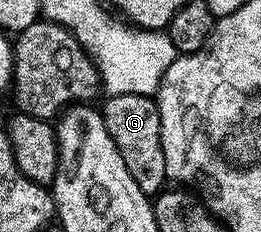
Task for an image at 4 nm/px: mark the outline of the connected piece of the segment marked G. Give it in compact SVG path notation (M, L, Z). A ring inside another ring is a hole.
M113 94L106 101L101 106L105 128L109 136L113 136L113 144L117 144L117 152L121 152L121 160L125 160L129 176L133 176L141 192L148 196L158 195L168 185L169 179L165 172L165 152L161 152L161 116L154 97L145 94Z

